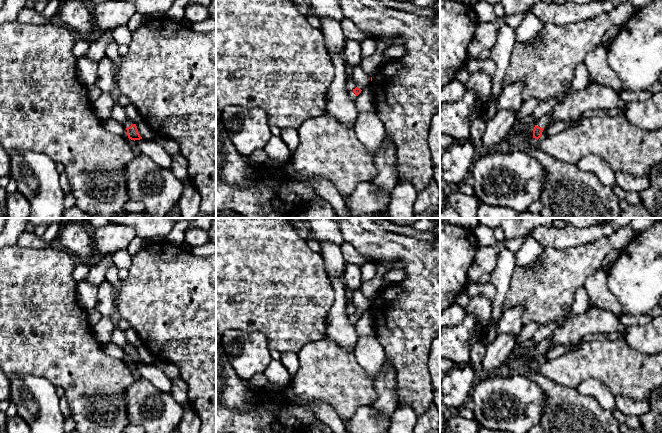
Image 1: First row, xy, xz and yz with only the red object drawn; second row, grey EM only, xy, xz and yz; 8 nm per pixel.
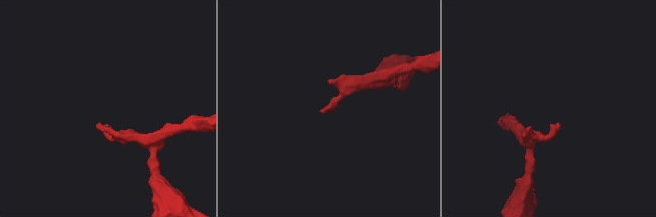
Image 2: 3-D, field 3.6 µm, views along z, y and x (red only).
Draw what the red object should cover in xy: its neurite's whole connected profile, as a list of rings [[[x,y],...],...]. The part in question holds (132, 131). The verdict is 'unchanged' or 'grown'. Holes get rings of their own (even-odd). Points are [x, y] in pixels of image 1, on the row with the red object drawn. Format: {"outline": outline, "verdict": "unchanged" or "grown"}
{"outline": [[[127,118],[124,126],[126,127],[127,135],[129,139],[134,140],[134,141],[142,139],[142,137],[140,136],[138,132],[136,124],[134,124],[132,120]]], "verdict": "grown"}

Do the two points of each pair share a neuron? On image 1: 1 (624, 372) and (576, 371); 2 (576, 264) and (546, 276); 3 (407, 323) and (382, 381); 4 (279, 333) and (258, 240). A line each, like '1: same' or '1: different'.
1: same
2: same
3: different
4: same

